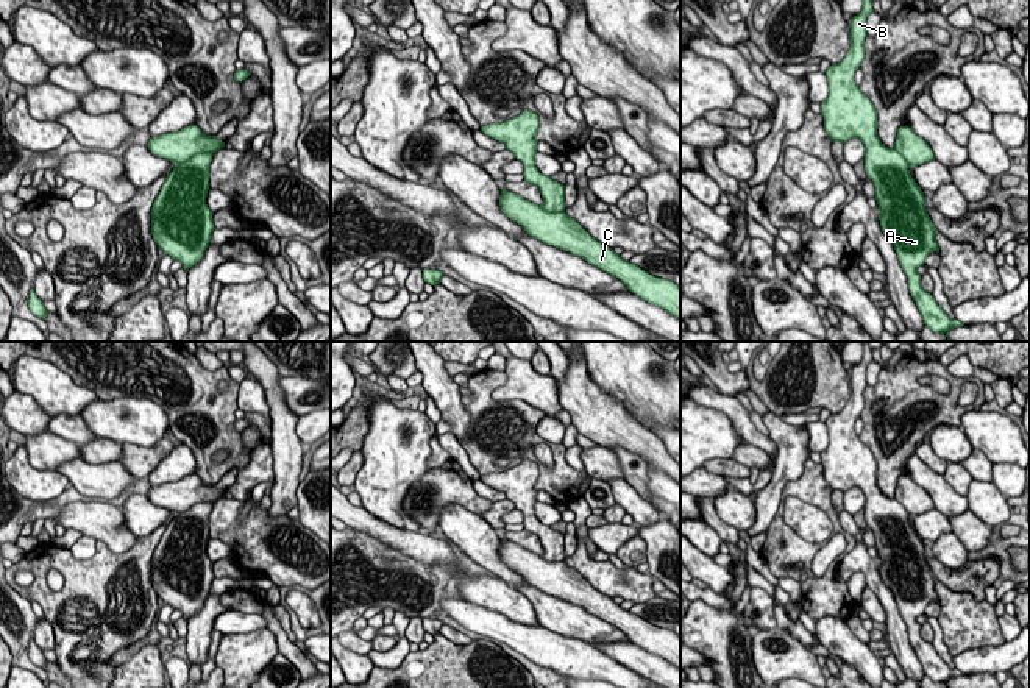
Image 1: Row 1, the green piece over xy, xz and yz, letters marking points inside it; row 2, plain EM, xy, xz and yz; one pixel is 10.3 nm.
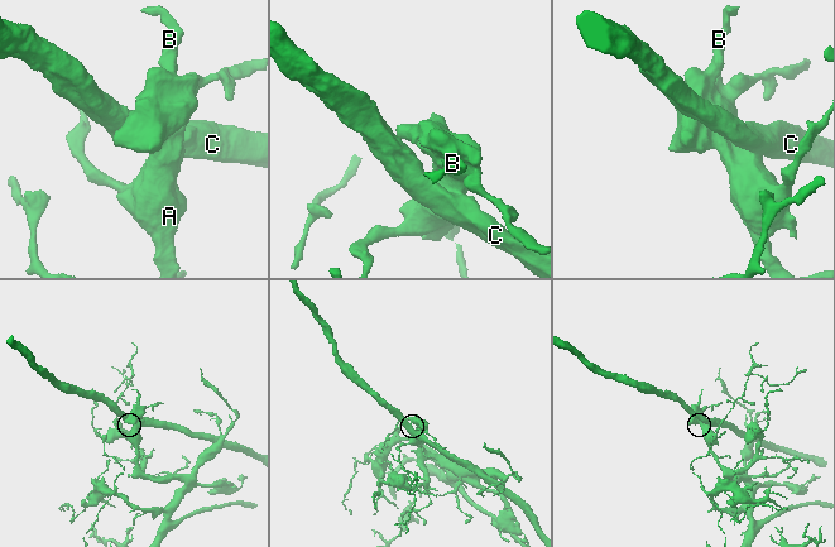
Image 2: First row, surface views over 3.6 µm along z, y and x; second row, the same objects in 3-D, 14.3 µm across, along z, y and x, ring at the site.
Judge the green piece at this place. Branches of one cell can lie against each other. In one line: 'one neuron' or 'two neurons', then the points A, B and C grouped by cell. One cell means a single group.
two neurons | A B / C

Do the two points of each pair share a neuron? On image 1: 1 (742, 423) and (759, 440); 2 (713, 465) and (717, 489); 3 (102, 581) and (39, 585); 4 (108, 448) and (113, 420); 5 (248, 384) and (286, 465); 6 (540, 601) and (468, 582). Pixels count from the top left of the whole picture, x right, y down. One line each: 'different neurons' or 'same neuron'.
1: same neuron
2: different neurons
3: same neuron
4: different neurons
5: different neurons
6: different neurons

